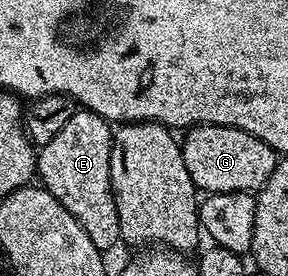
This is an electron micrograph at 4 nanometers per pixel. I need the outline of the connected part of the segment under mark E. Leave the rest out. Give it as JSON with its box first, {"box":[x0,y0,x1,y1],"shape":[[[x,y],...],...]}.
{"box":[36,109,121,253],"shape":[[[83,109],[73,110],[71,117],[66,121],[59,133],[46,141],[44,147],[39,148],[36,156],[36,170],[39,182],[47,189],[60,204],[86,229],[86,237],[94,241],[94,245],[102,253],[108,253],[115,243],[121,242],[120,218],[116,208],[116,198],[112,192],[110,181],[110,149],[112,148],[112,132],[108,120],[103,119],[98,113]]]}

